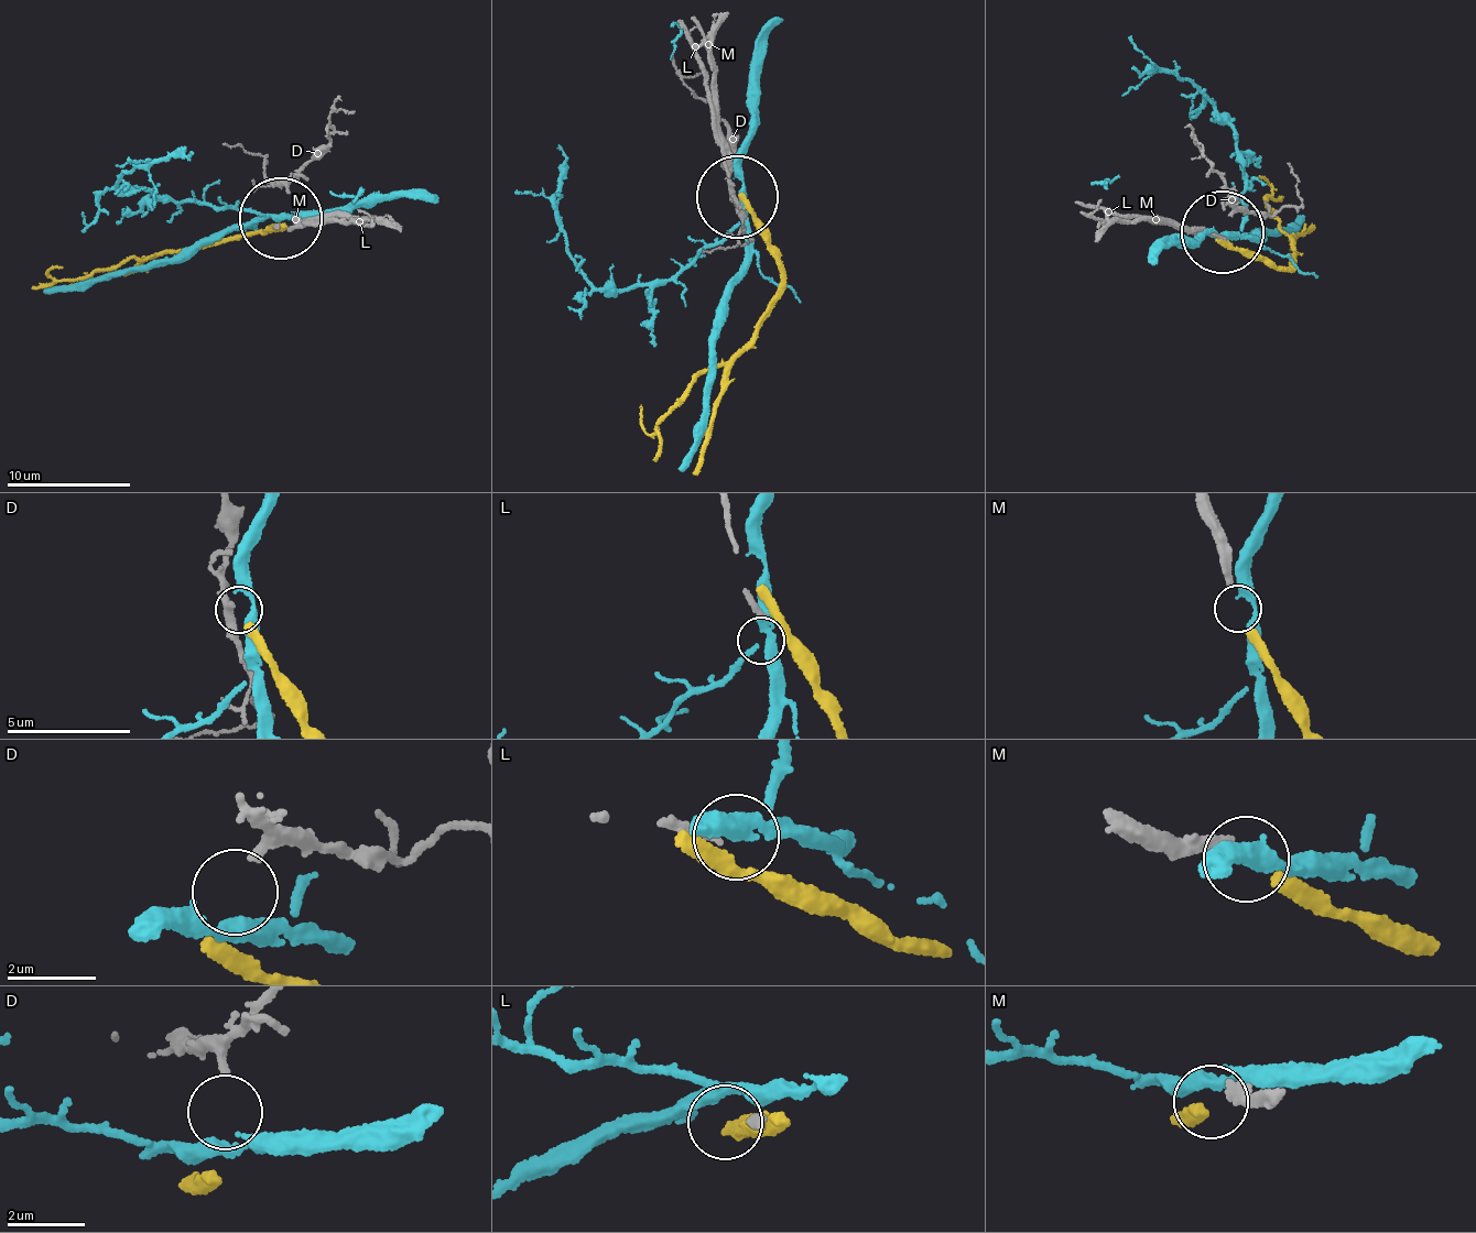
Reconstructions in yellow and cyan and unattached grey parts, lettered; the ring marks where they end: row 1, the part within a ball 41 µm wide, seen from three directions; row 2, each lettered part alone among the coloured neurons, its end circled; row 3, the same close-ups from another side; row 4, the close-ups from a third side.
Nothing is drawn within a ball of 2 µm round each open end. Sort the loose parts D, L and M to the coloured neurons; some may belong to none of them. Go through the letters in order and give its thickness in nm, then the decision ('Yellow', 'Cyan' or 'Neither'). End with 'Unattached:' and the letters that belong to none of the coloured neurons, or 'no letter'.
D: Thickness 220 nm. Cyan
L: Thickness 180 nm. Neither
M: Thickness 280 nm. Yellow
Unattached: L

